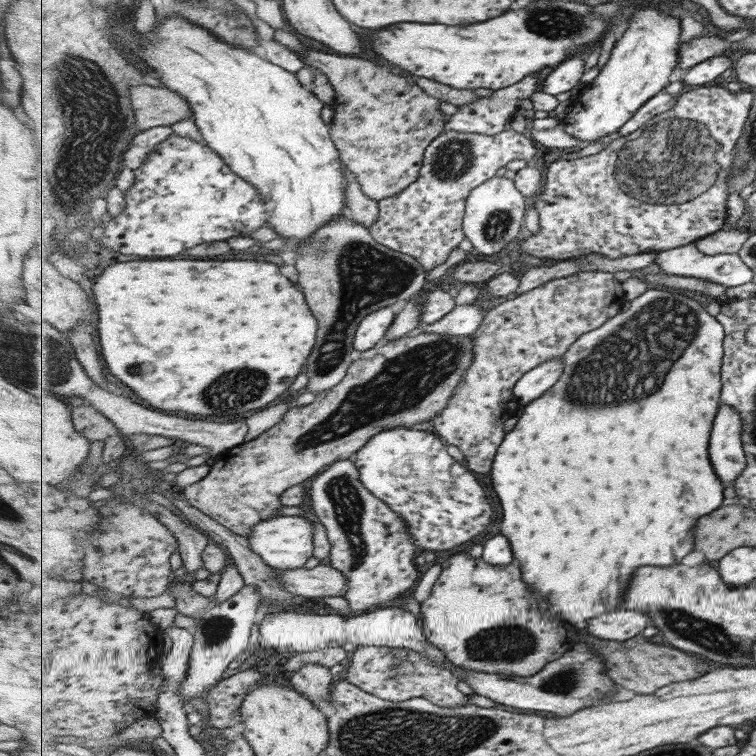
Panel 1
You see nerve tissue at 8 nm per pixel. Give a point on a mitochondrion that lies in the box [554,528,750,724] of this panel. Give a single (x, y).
(709, 636)

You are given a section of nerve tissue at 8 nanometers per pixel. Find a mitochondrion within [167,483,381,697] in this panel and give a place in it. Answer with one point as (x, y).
(215, 630)

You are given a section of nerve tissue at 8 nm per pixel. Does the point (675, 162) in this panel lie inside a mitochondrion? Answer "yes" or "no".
yes

